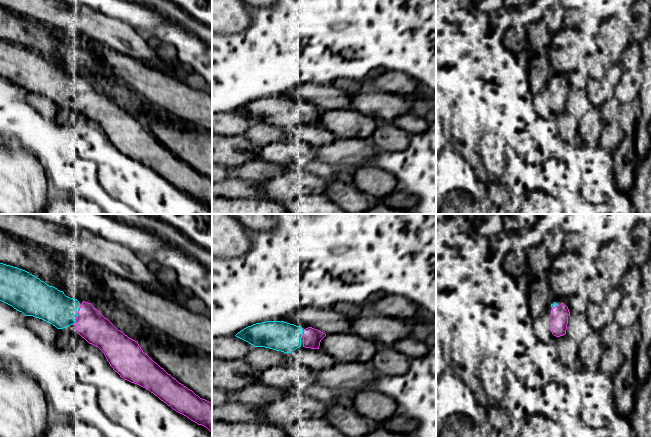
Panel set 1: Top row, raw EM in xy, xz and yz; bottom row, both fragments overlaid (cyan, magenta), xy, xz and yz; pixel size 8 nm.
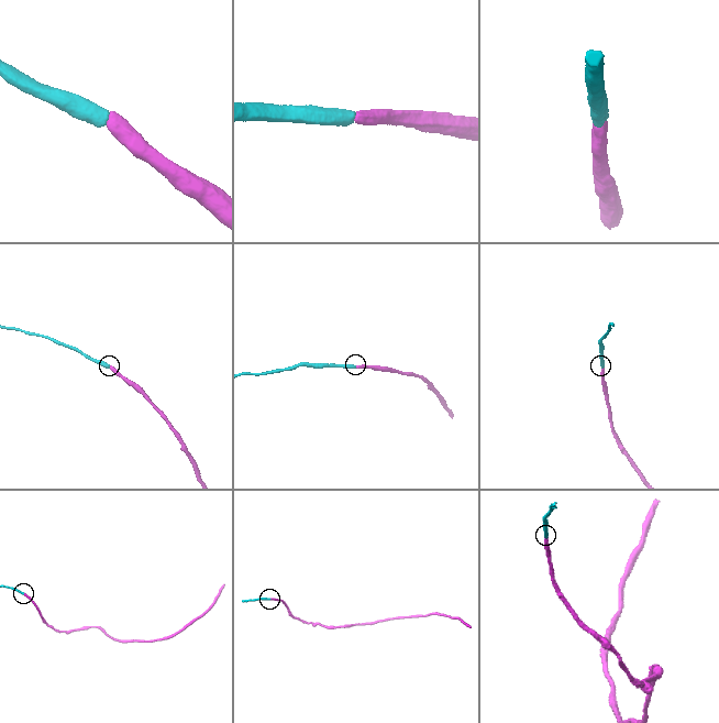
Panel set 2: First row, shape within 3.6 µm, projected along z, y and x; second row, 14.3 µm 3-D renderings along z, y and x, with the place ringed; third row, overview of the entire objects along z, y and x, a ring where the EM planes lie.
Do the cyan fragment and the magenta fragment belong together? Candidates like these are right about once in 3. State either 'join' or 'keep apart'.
join

